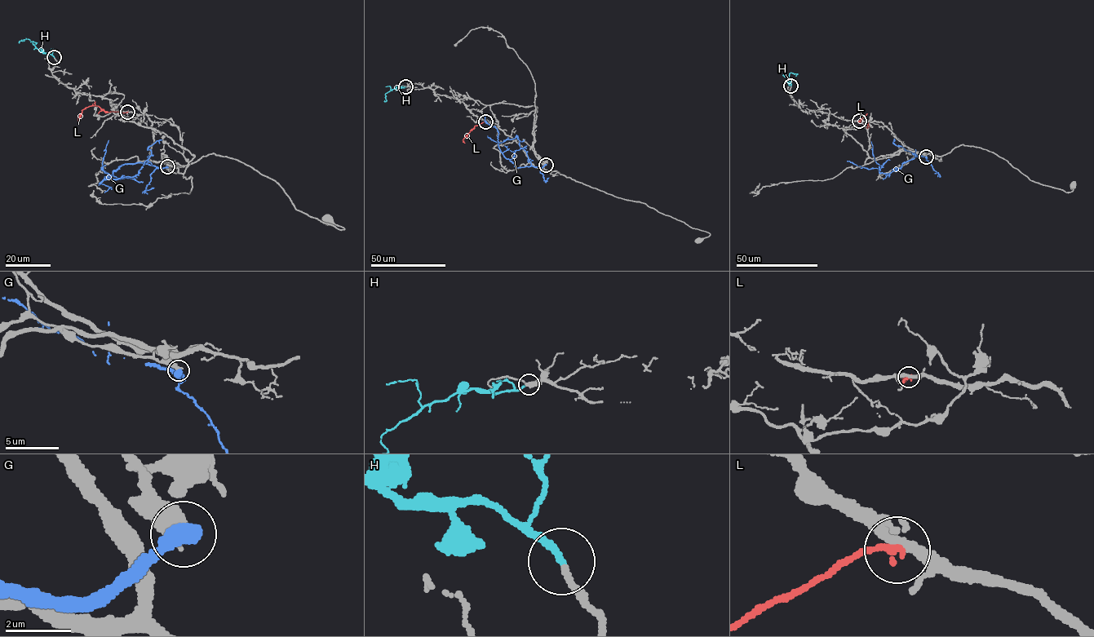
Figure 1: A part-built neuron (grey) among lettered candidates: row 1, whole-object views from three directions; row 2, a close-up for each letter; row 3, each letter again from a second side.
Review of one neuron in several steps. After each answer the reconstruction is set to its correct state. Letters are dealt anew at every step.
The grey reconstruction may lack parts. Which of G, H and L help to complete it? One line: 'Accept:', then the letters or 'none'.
Accept: H

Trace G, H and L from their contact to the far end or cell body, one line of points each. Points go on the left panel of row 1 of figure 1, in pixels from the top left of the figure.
G: (166, 166), (162, 168), (142, 162), (121, 165), (99, 184), (104, 177), (111, 176), (103, 170), (104, 165)
H: (54, 57), (42, 52), (28, 39), (19, 42)
L: (127, 112), (106, 112), (98, 106), (90, 105), (81, 111), (79, 120)

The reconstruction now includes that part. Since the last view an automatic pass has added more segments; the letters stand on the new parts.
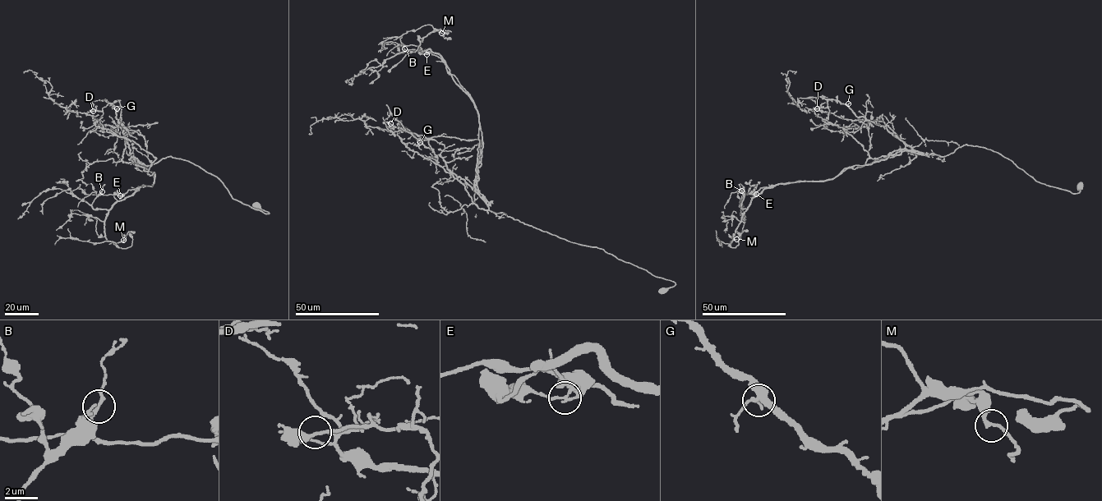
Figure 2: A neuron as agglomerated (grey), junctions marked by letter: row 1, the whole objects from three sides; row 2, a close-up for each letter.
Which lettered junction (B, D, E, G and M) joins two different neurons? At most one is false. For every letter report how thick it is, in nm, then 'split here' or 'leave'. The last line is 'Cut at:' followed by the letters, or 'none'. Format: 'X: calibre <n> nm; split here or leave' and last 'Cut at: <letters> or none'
B: calibre 240 nm; leave
D: calibre 200 nm; leave
E: calibre 170 nm; split here
G: calibre 180 nm; leave
M: calibre 220 nm; leave
Cut at: E

